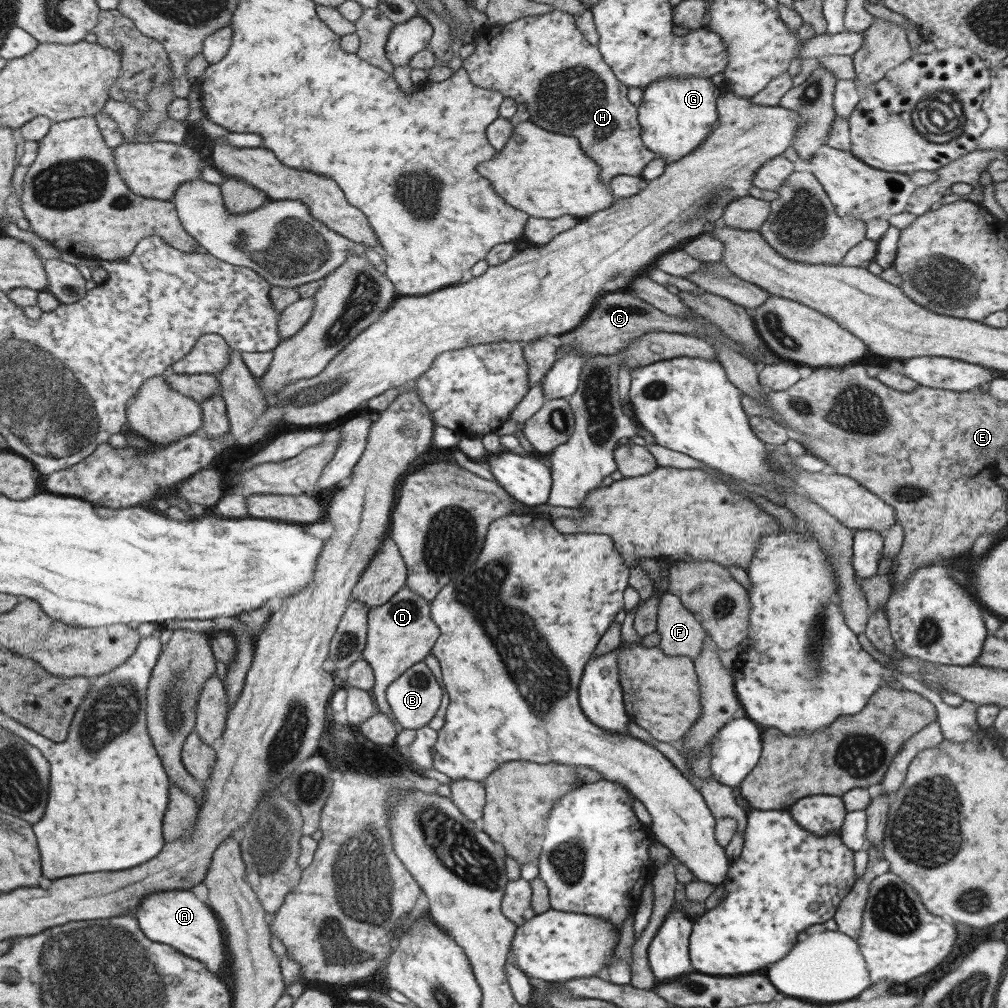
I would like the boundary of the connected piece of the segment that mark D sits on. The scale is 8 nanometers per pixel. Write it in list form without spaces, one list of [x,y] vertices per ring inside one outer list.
[[[403,586],[387,602],[382,605],[368,609],[367,613],[367,634],[362,650],[362,659],[372,668],[374,683],[372,686],[373,702],[376,711],[384,713],[391,719],[397,730],[397,734],[403,729],[395,720],[391,710],[386,704],[384,690],[404,670],[410,666],[417,665],[419,661],[430,653],[438,637],[437,625],[430,617],[430,603],[418,594]]]

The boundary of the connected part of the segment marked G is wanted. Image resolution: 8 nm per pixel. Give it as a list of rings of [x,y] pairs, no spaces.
[[[659,77],[642,90],[639,104],[636,106],[636,119],[640,126],[640,137],[644,147],[647,147],[655,156],[661,157],[665,164],[673,163],[689,154],[711,132],[718,120],[716,112],[716,100],[722,96],[723,91],[714,86],[709,79],[701,77],[687,77],[677,80],[673,77]]]

